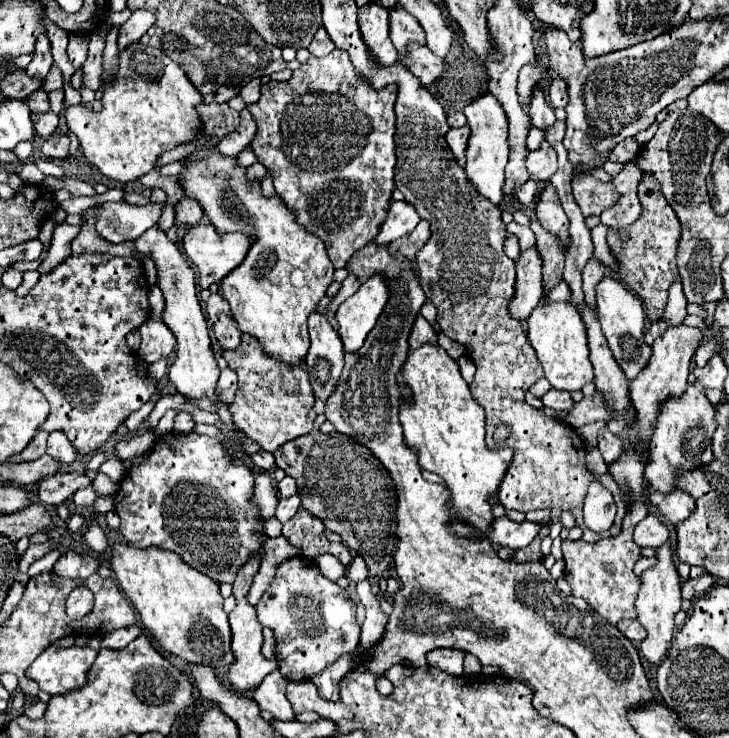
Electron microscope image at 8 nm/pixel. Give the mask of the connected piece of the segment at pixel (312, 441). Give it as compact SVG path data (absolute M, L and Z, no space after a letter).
M312 429L308 435L292 439L274 451L276 465L294 477L302 507L324 521L326 529L338 533L342 543L366 559L370 577L382 575L396 549L396 487L380 459L356 445L338 431L322 433Z

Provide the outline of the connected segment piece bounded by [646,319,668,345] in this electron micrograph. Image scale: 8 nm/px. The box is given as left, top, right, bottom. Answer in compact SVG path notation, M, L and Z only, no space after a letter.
M658 319L658 321L654 321L652 325L650 325L650 329L648 329L648 333L646 333L646 343L648 345L652 345L654 343L654 339L656 337L660 337L664 331L666 331L666 321L664 319Z

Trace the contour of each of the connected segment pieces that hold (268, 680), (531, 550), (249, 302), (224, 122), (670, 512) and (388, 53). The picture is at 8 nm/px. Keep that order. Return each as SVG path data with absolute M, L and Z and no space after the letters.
M276 669L268 677L264 677L260 687L252 693L252 699L260 705L260 709L270 711L274 715L274 719L294 721L296 715L292 711L292 705L286 699L286 689L284 687L286 687L286 679Z
M542 525L540 527L540 535L536 535L536 539L524 547L524 549L518 549L514 551L512 555L512 563L526 563L526 561L542 561L542 551L540 551L540 541L548 535L548 525Z
M208 147L202 151L194 151L184 159L184 169L180 171L180 185L184 189L186 199L196 199L206 215L210 217L210 223L220 233L250 233L252 245L248 249L248 255L244 261L230 271L222 281L222 293L224 299L232 307L232 315L240 327L242 333L250 333L256 339L262 339L264 349L270 355L276 355L276 359L282 359L290 365L298 363L306 357L310 339L308 339L308 315L316 309L318 301L324 297L328 285L332 283L332 263L328 259L326 247L322 239L316 239L306 227L302 227L296 221L296 215L282 203L278 195L264 197L260 181L248 181L246 179L246 167L238 165L238 157L226 157L218 151L218 147Z
M200 103L196 111L200 113L200 119L202 119L202 129L200 129L202 137L216 137L220 141L236 129L238 111L230 109L226 103L224 105Z
M646 485L648 489L648 501L660 511L660 515L668 521L668 523L678 523L680 519L686 519L692 513L692 497L686 491L656 491L652 485Z
M366 3L360 7L360 33L364 35L364 41L368 43L370 51L380 59L380 63L392 65L398 61L398 51L392 45L390 39L390 21L388 21L388 9L376 3Z

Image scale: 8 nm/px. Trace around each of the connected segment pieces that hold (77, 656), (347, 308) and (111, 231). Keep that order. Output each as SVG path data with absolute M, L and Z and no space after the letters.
M48 647L28 669L28 677L34 679L48 695L62 695L82 689L88 683L88 671L96 661L98 651L90 647Z
M376 273L338 307L336 319L346 351L358 351L362 347L366 335L382 315L388 299L390 287L386 283L386 277Z
M126 201L104 203L98 209L96 231L100 237L104 237L112 243L134 241L146 229L150 229L158 223L164 207L166 207L166 203L148 203L142 207L130 205Z

